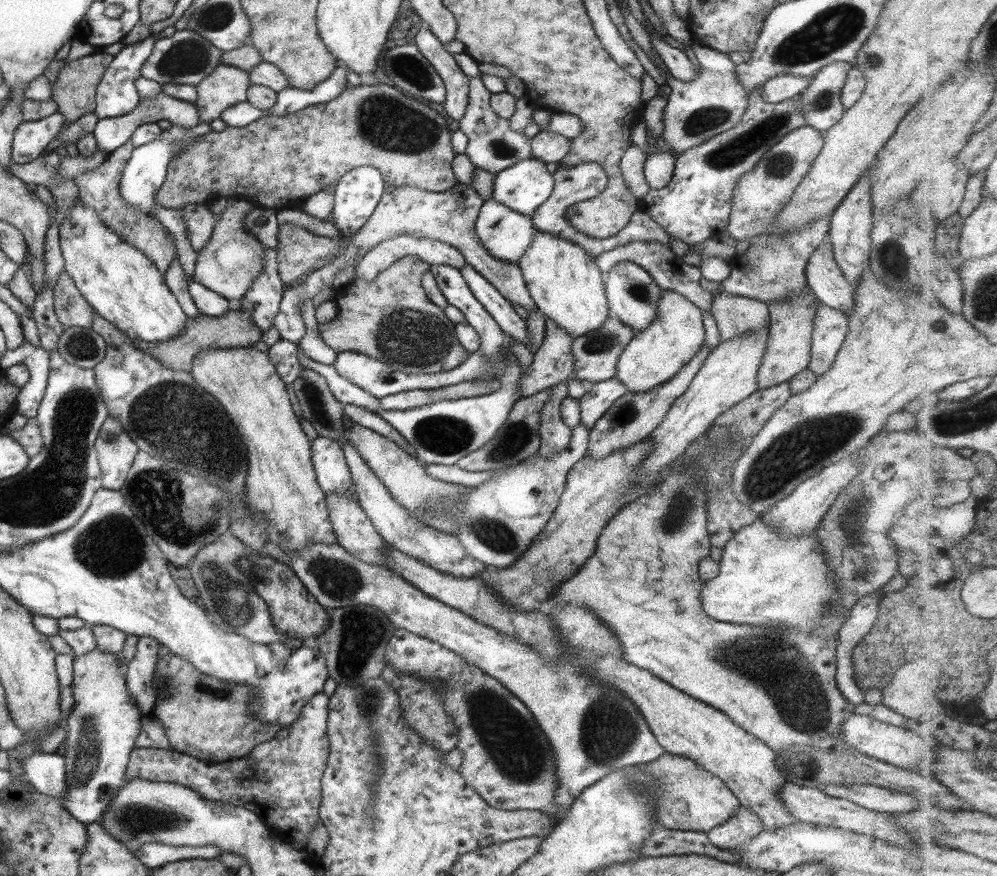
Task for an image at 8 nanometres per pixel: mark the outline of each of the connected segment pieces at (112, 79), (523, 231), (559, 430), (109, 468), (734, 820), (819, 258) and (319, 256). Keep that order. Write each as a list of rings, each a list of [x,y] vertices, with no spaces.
[[[149,35],[143,40],[125,45],[109,63],[109,67],[105,70],[102,78],[96,86],[94,96],[94,113],[98,119],[115,118],[127,114],[132,108],[137,106],[139,96],[135,88],[135,79],[140,78],[139,70],[142,69],[142,64],[145,59],[151,54],[154,42],[160,38],[159,35]]]
[[[493,199],[481,205],[475,230],[490,255],[514,263],[518,262],[536,232],[530,217],[513,212]]]
[[[558,382],[547,389],[551,389],[552,393],[539,415],[540,445],[535,454],[539,458],[548,458],[560,450],[565,450],[572,433],[560,418],[560,404],[568,396],[566,382]]]
[[[108,417],[94,440],[94,449],[100,468],[100,488],[118,491],[125,482],[138,446],[117,420]]]
[[[739,806],[733,812],[733,816],[729,816],[721,826],[708,830],[706,835],[711,844],[719,850],[729,850],[736,849],[743,842],[759,834],[762,829],[761,820],[753,816],[747,808]]]
[[[823,239],[810,254],[805,266],[805,283],[825,307],[848,314],[854,308],[854,286],[851,286],[832,257],[829,240]]]
[[[289,222],[278,225],[277,274],[283,285],[291,285],[303,274],[314,272],[334,250],[342,246],[343,238],[313,236]]]

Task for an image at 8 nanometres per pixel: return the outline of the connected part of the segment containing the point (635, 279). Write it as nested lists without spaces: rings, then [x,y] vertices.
[[[629,261],[616,262],[604,275],[603,286],[610,315],[629,325],[634,334],[641,332],[657,314],[657,302],[662,290],[649,278],[649,273],[636,264]]]

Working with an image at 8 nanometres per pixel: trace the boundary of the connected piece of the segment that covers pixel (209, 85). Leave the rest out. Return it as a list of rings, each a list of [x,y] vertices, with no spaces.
[[[219,64],[209,76],[205,76],[195,86],[198,119],[210,123],[226,108],[246,101],[246,90],[250,82],[248,74],[233,66]]]

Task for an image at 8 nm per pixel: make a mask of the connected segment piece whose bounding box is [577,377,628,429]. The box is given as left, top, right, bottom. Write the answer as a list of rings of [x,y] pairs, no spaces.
[[[615,377],[593,383],[593,386],[577,399],[580,423],[590,429],[593,423],[615,403],[615,400],[627,391],[628,388]]]

